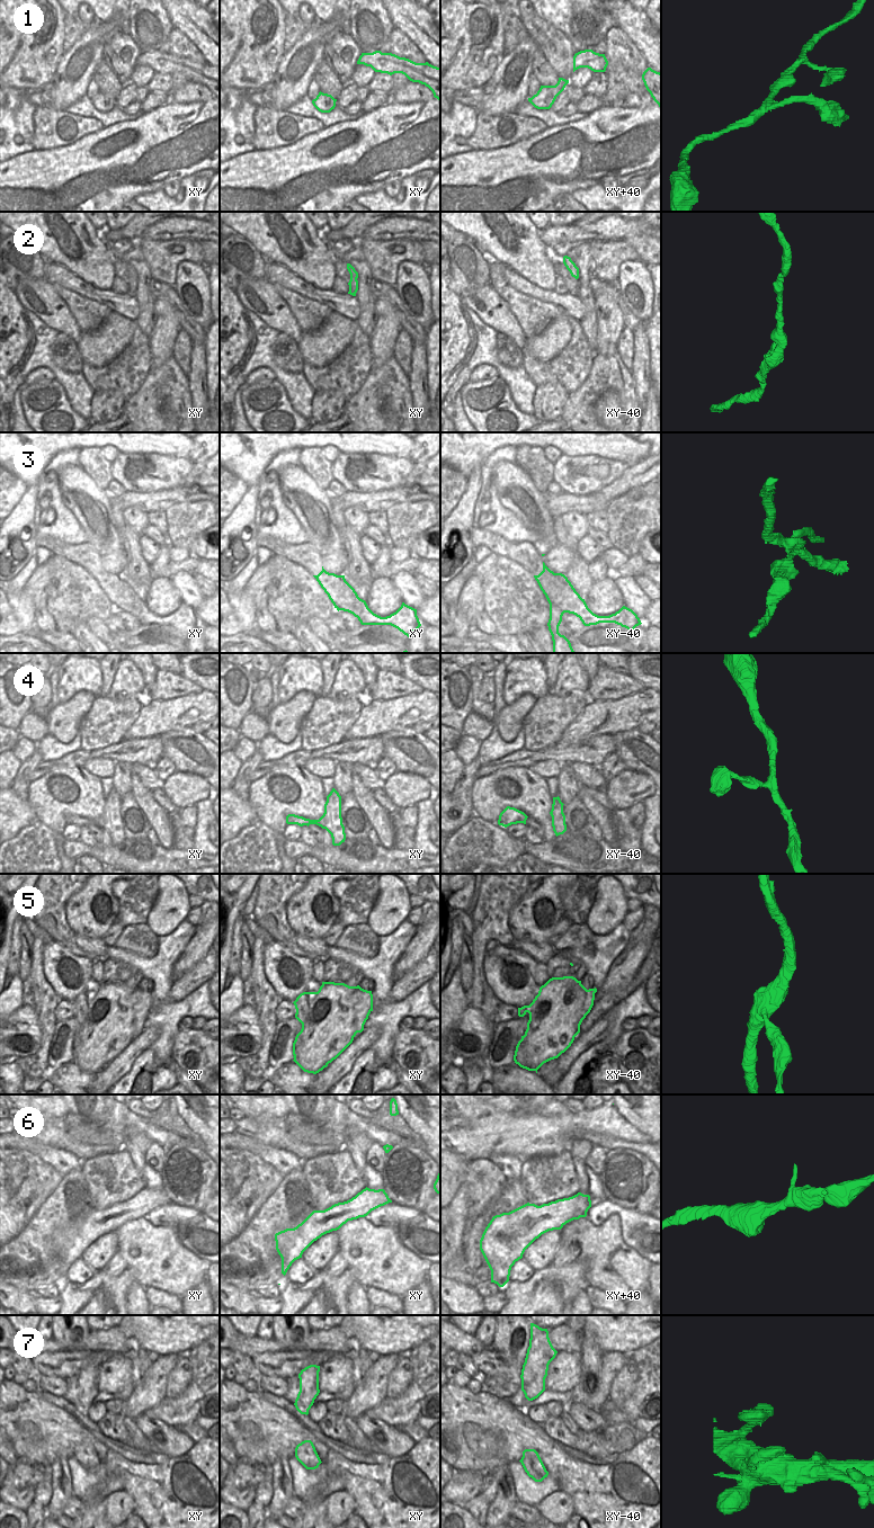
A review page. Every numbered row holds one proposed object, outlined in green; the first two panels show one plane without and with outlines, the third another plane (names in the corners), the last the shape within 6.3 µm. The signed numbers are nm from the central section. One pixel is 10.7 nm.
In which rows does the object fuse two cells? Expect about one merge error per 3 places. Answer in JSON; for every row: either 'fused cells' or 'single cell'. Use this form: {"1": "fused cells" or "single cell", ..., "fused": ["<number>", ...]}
{"1": "single cell", "2": "single cell", "3": "fused cells", "4": "single cell", "5": "fused cells", "6": "single cell", "7": "single cell", "fused": ["3", "5"]}

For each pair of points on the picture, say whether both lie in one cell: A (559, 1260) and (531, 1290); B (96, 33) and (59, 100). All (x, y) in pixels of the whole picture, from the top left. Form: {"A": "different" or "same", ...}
{"A": "different", "B": "same"}

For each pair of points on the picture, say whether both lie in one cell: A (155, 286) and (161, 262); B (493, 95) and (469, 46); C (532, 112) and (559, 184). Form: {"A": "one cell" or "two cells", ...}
{"A": "two cells", "B": "two cells", "C": "two cells"}

